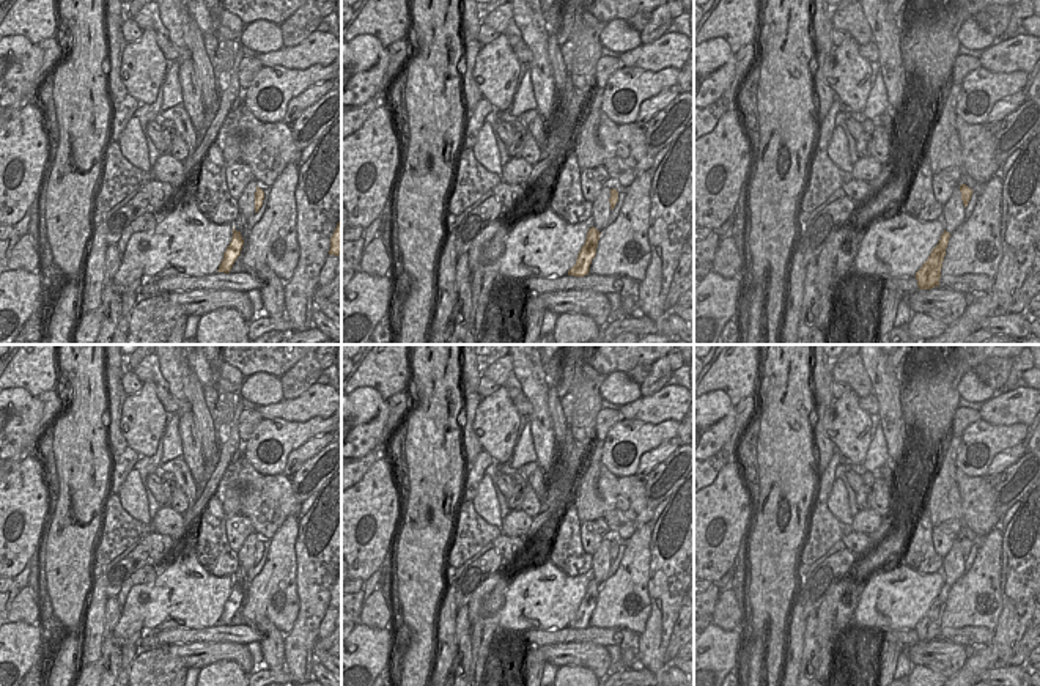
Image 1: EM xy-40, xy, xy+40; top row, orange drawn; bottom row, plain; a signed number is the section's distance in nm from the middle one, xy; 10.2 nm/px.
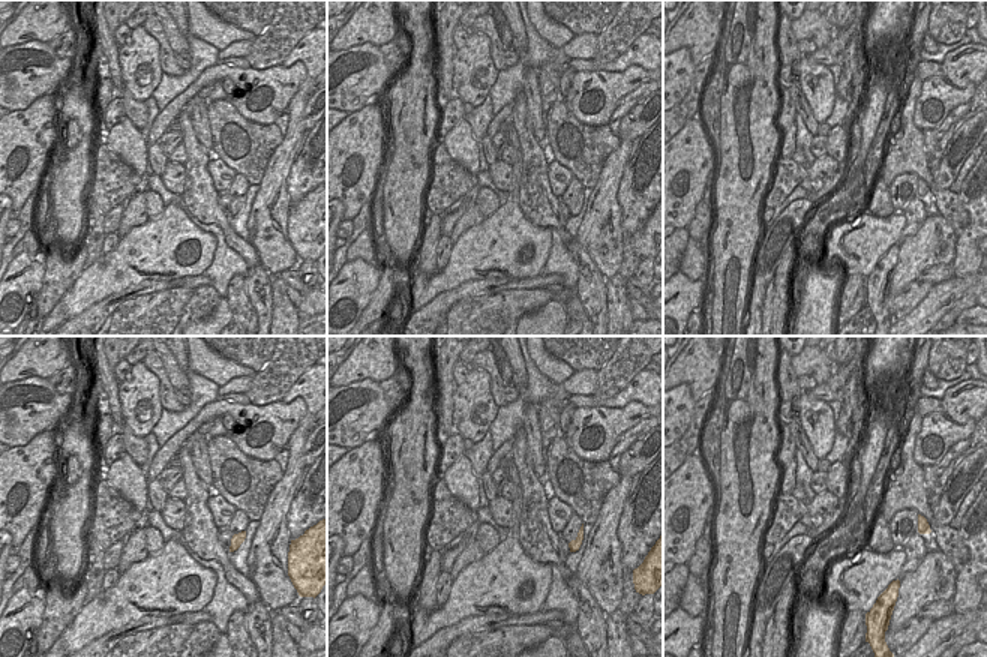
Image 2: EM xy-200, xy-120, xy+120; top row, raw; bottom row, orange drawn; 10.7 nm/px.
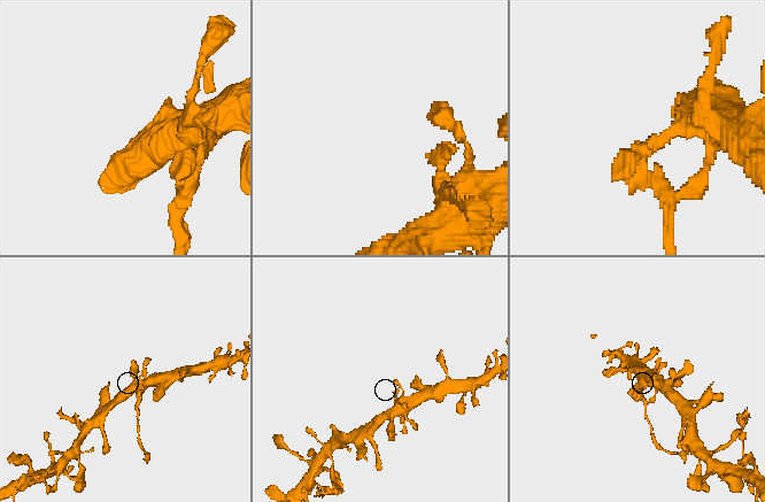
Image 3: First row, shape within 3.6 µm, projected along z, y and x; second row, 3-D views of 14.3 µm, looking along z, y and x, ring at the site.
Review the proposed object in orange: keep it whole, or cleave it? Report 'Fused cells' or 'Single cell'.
Single cell

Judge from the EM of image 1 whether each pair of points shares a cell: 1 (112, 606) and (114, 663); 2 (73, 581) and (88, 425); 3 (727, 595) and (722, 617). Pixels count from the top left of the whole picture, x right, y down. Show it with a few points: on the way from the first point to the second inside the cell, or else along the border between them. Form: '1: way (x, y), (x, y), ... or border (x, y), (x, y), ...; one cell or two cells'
1: way (110, 620), (110, 649); one cell
2: way (62, 542), (55, 529), (66, 483), (81, 464); one cell
3: way (727, 600), (727, 612); one cell

